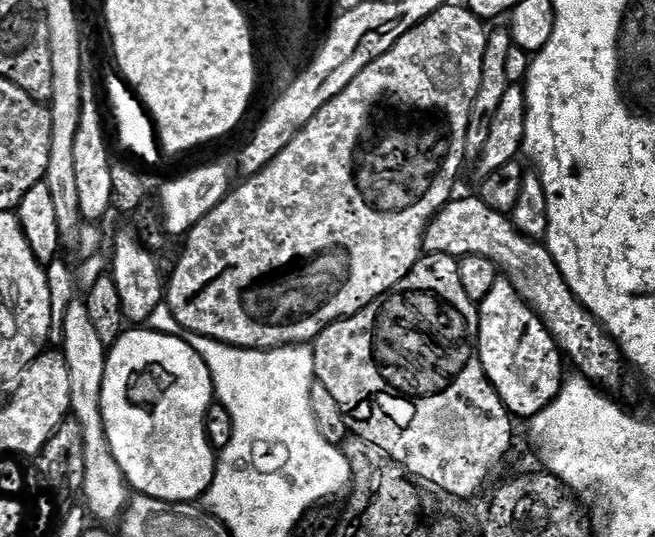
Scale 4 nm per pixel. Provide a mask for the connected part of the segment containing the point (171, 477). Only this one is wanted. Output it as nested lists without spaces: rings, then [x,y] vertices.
[[[132,326],[127,329],[116,341],[111,341],[107,349],[106,374],[102,379],[101,390],[101,414],[102,422],[105,424],[106,438],[110,442],[110,450],[113,451],[114,460],[121,467],[124,479],[133,493],[150,498],[158,498],[162,502],[174,502],[175,504],[186,504],[196,502],[203,497],[205,490],[210,486],[216,469],[217,449],[213,448],[206,438],[206,410],[214,402],[212,391],[212,379],[206,362],[202,362],[200,355],[185,342],[183,336],[167,336],[161,332],[154,332],[147,326]]]

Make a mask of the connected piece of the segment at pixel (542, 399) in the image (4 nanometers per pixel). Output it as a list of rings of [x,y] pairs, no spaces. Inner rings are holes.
[[[503,278],[496,279],[489,294],[478,304],[480,309],[480,361],[489,382],[494,386],[502,402],[508,407],[513,417],[531,418],[549,404],[560,392],[560,386],[566,379],[566,360],[562,355],[556,339],[546,330],[546,326],[526,306],[526,302]]]

